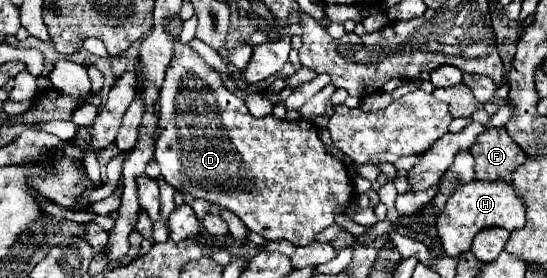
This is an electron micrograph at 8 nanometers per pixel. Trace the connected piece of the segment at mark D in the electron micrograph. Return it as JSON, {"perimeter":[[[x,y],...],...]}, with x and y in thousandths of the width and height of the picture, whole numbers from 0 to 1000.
{"perimeter":[[[333,68],[303,83],[303,119],[318,133],[318,205],[293,320],[296,478],[285,514],[282,572],[296,608],[296,637],[318,680],[344,687],[351,709],[420,752],[457,831],[475,838],[486,867],[523,860],[541,888],[570,874],[578,838],[611,802],[611,752],[636,745],[647,701],[647,665],[633,622],[633,594],[596,550],[581,471],[567,435],[512,435],[497,414],[472,428],[457,414],[450,371],[410,313],[406,277],[380,241],[347,162],[329,155],[329,112]]]}

